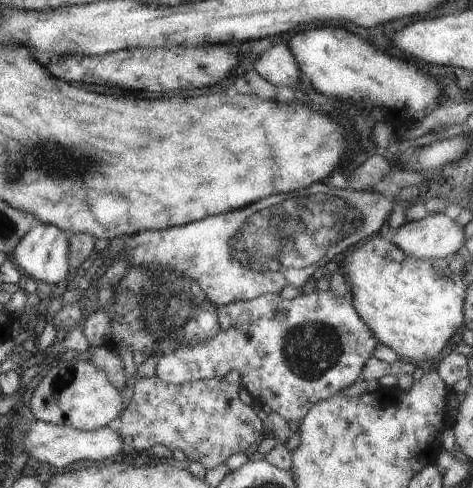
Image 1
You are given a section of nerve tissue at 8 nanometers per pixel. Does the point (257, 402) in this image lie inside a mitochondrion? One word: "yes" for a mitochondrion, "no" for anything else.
no

